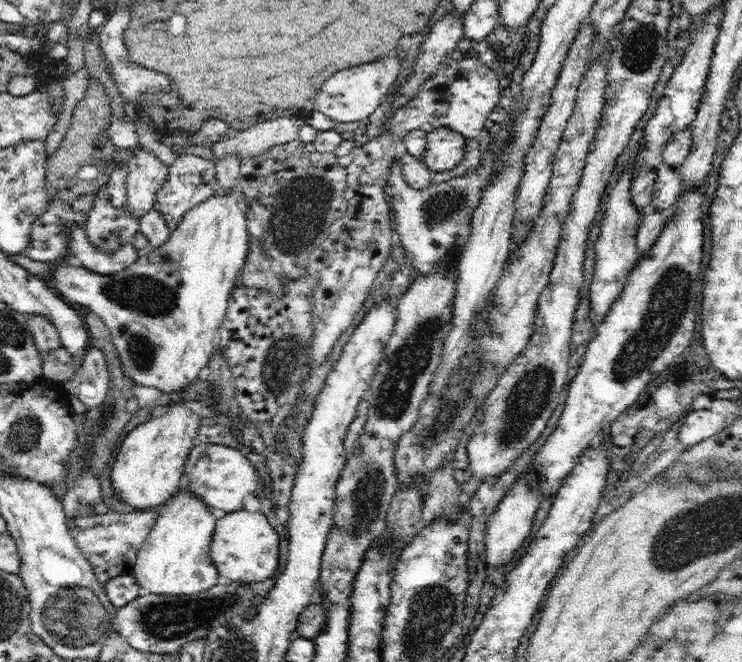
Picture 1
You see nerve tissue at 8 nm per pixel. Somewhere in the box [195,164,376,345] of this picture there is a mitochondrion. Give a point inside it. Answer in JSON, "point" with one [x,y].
{"point":[292,225]}

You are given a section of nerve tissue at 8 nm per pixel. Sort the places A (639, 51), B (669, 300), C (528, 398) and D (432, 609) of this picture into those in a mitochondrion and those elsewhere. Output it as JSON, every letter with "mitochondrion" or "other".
{"A":"mitochondrion","B":"mitochondrion","C":"mitochondrion","D":"mitochondrion"}

